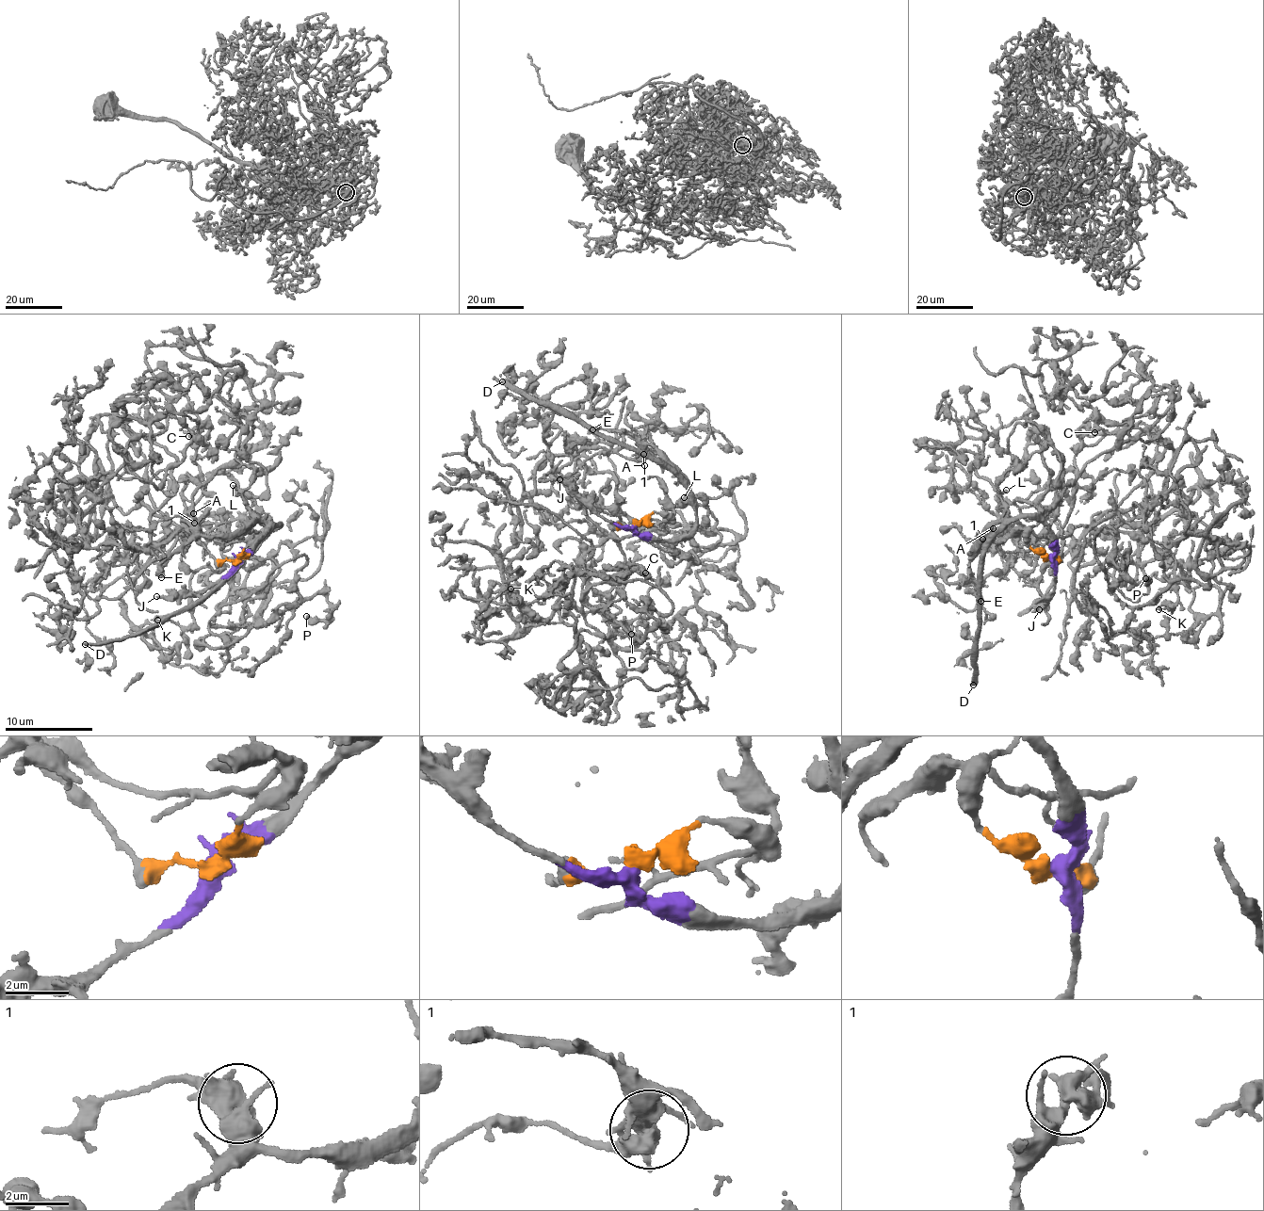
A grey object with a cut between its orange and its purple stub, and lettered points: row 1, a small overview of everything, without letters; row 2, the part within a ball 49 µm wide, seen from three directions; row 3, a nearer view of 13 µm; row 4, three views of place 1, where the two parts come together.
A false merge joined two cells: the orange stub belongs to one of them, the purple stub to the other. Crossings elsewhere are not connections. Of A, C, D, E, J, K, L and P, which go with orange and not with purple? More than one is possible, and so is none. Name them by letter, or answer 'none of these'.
C, K, L, P

